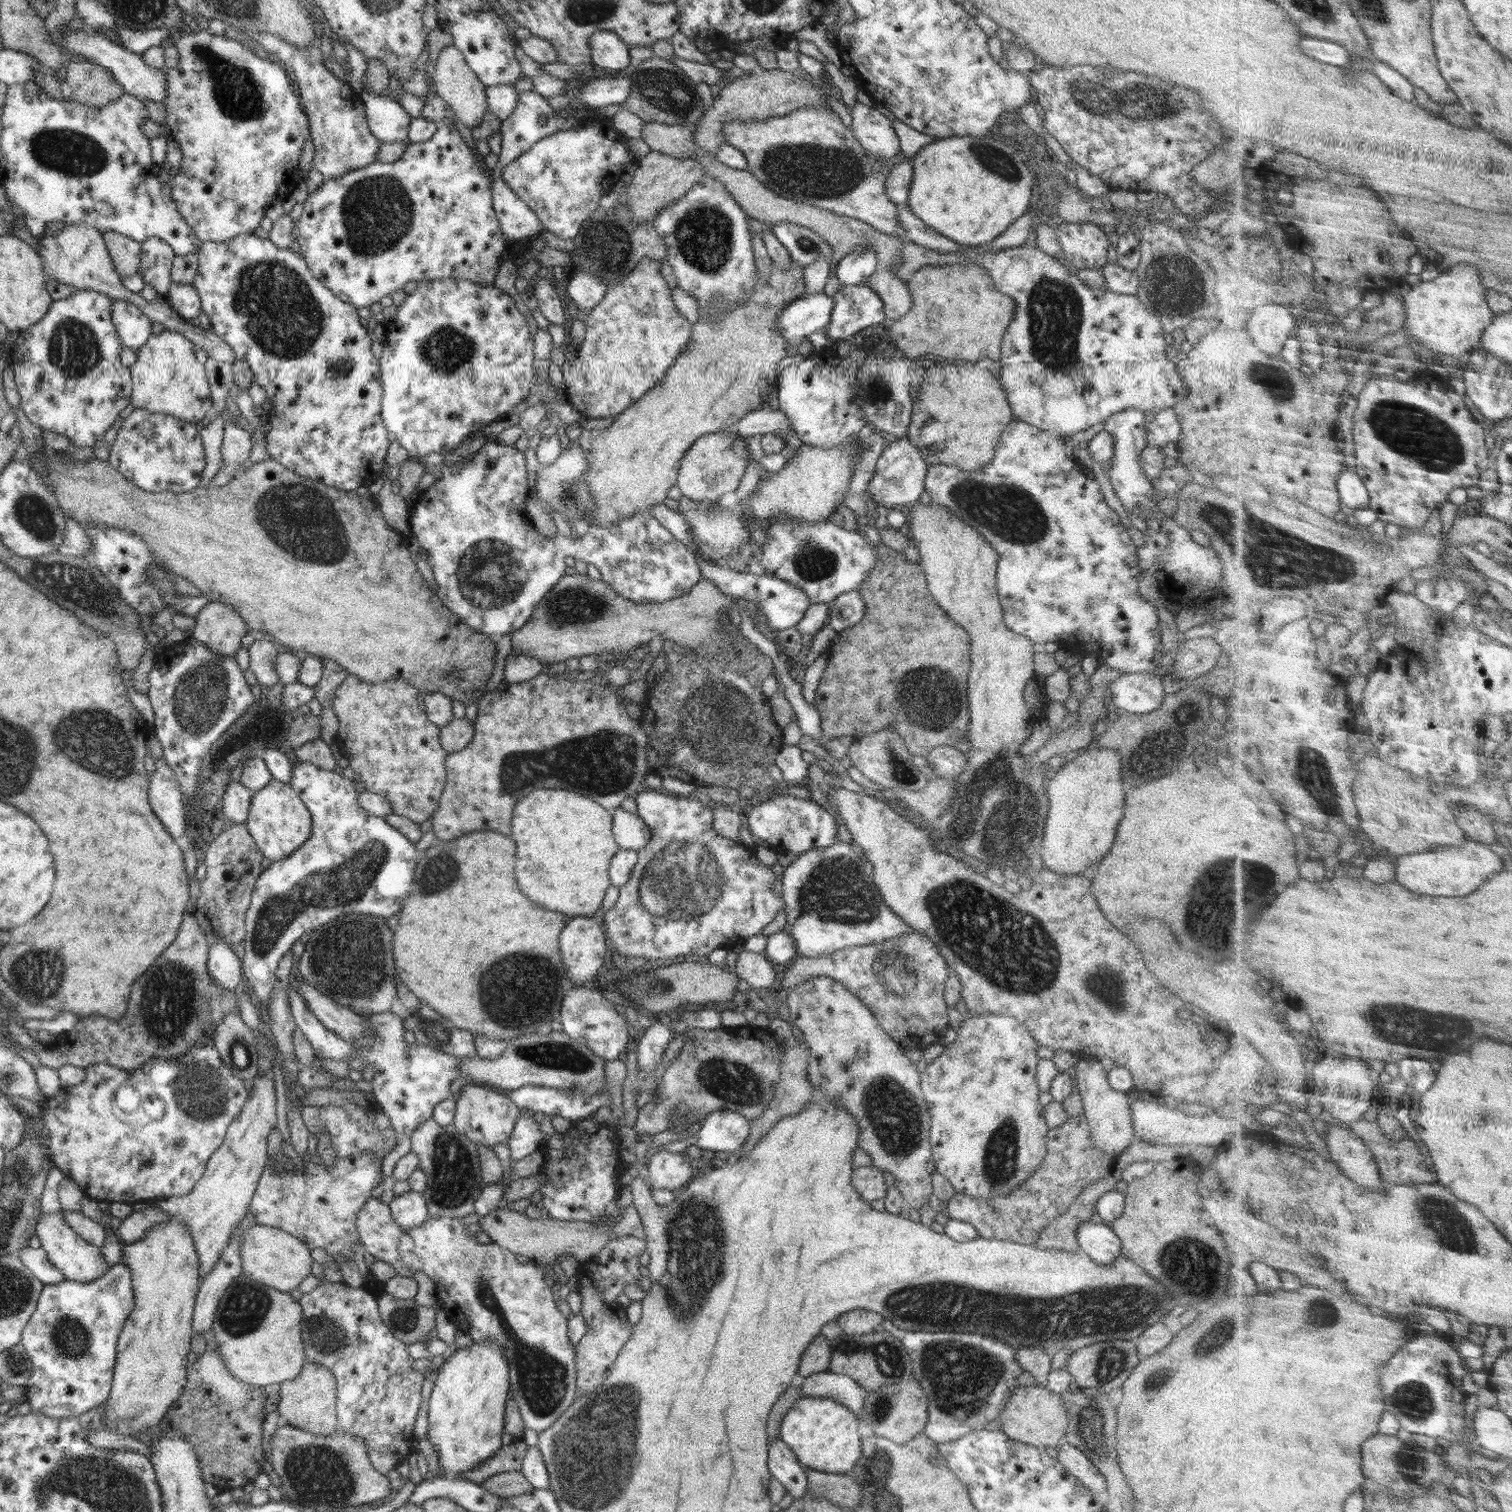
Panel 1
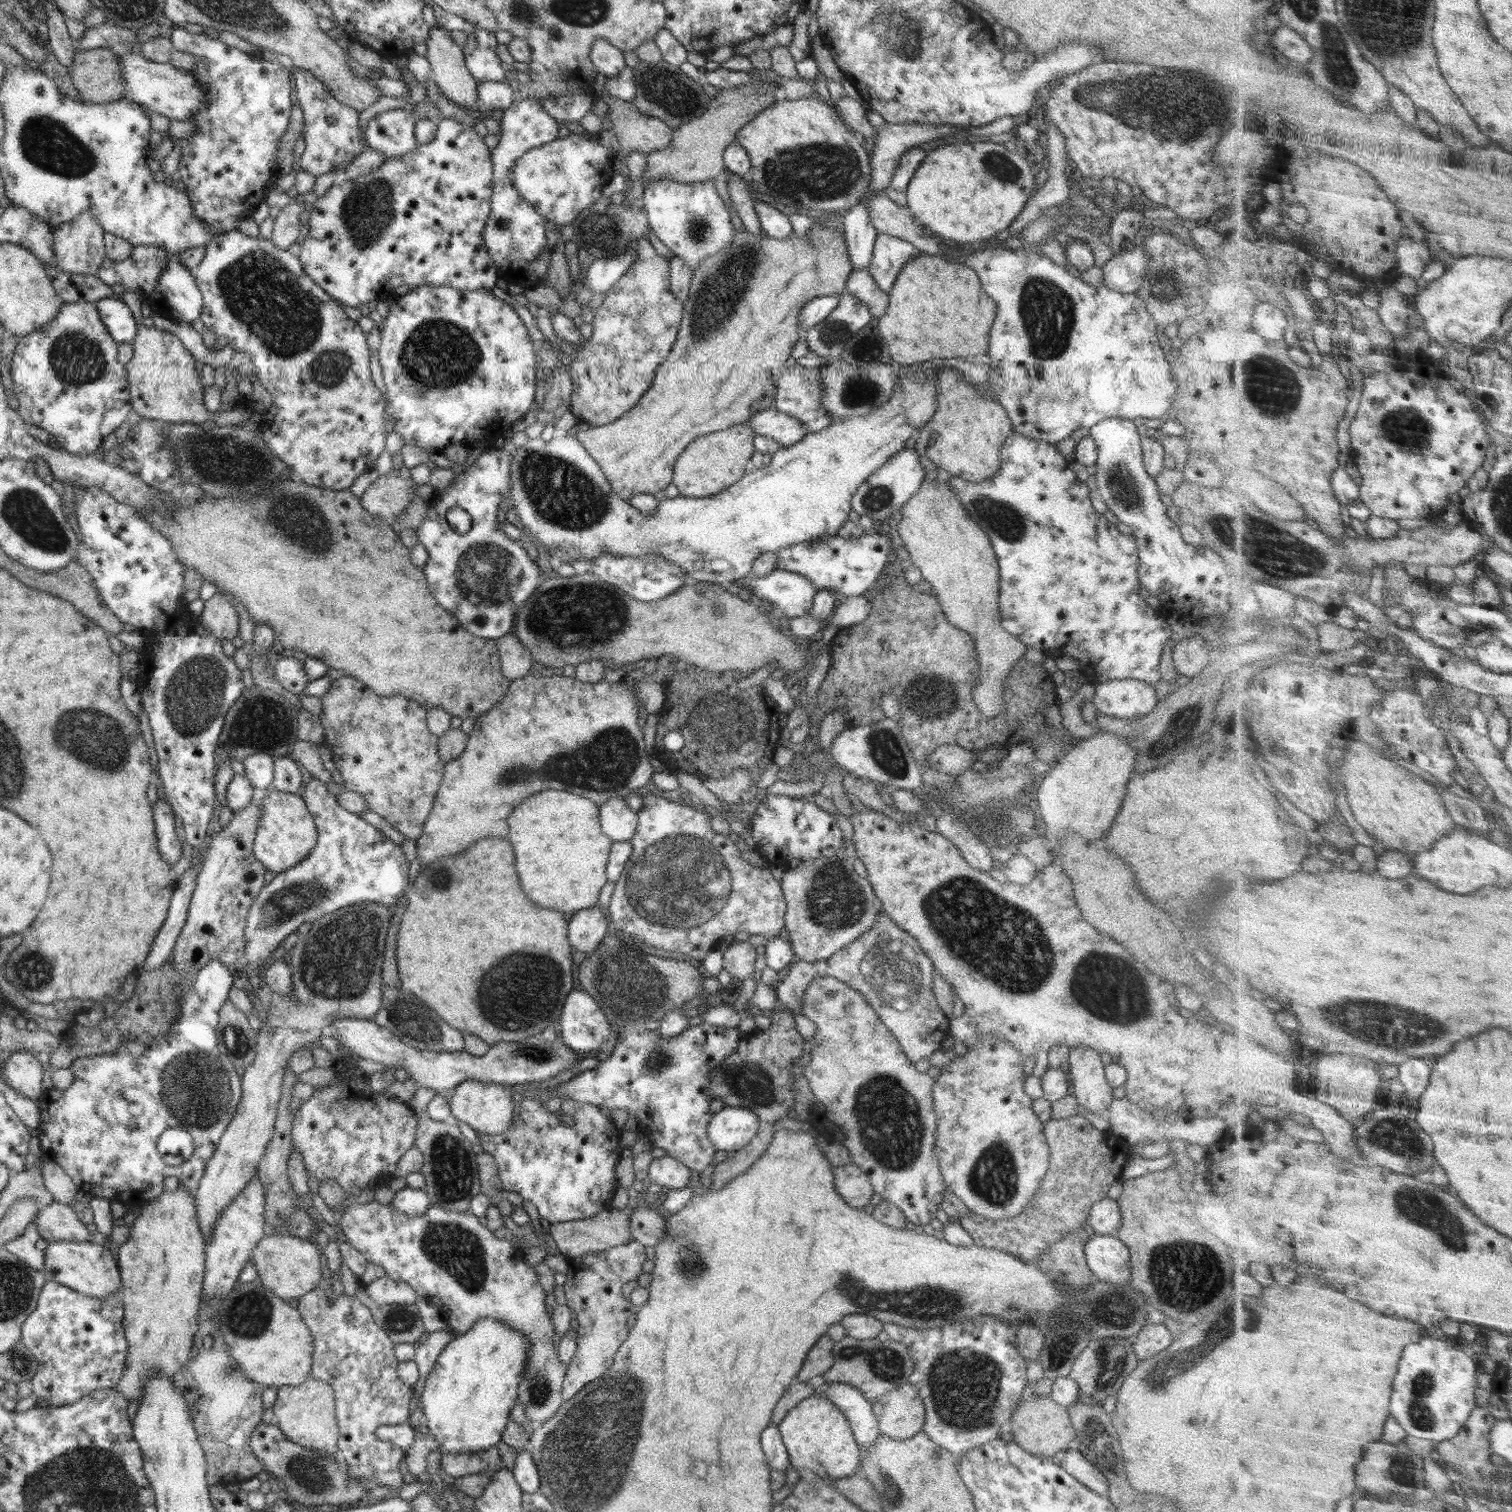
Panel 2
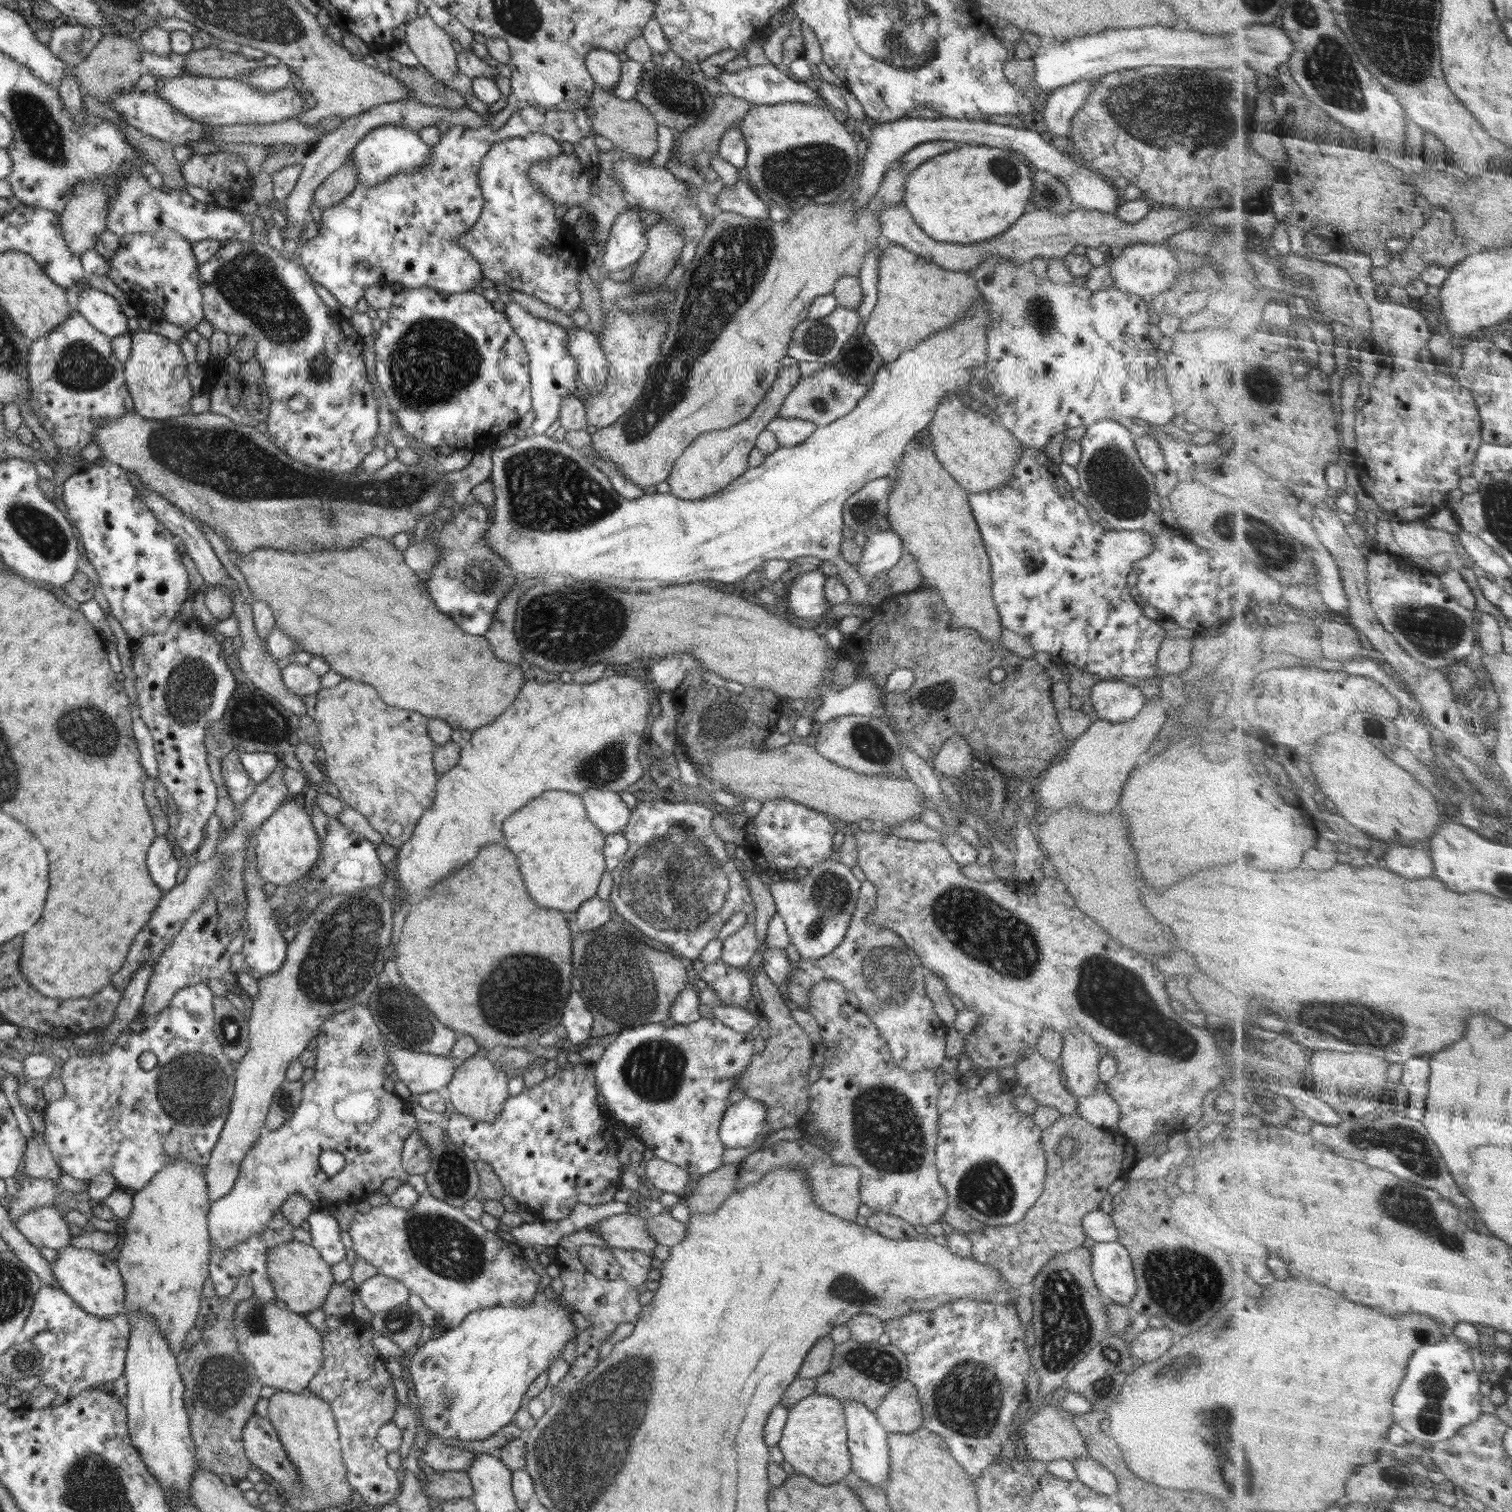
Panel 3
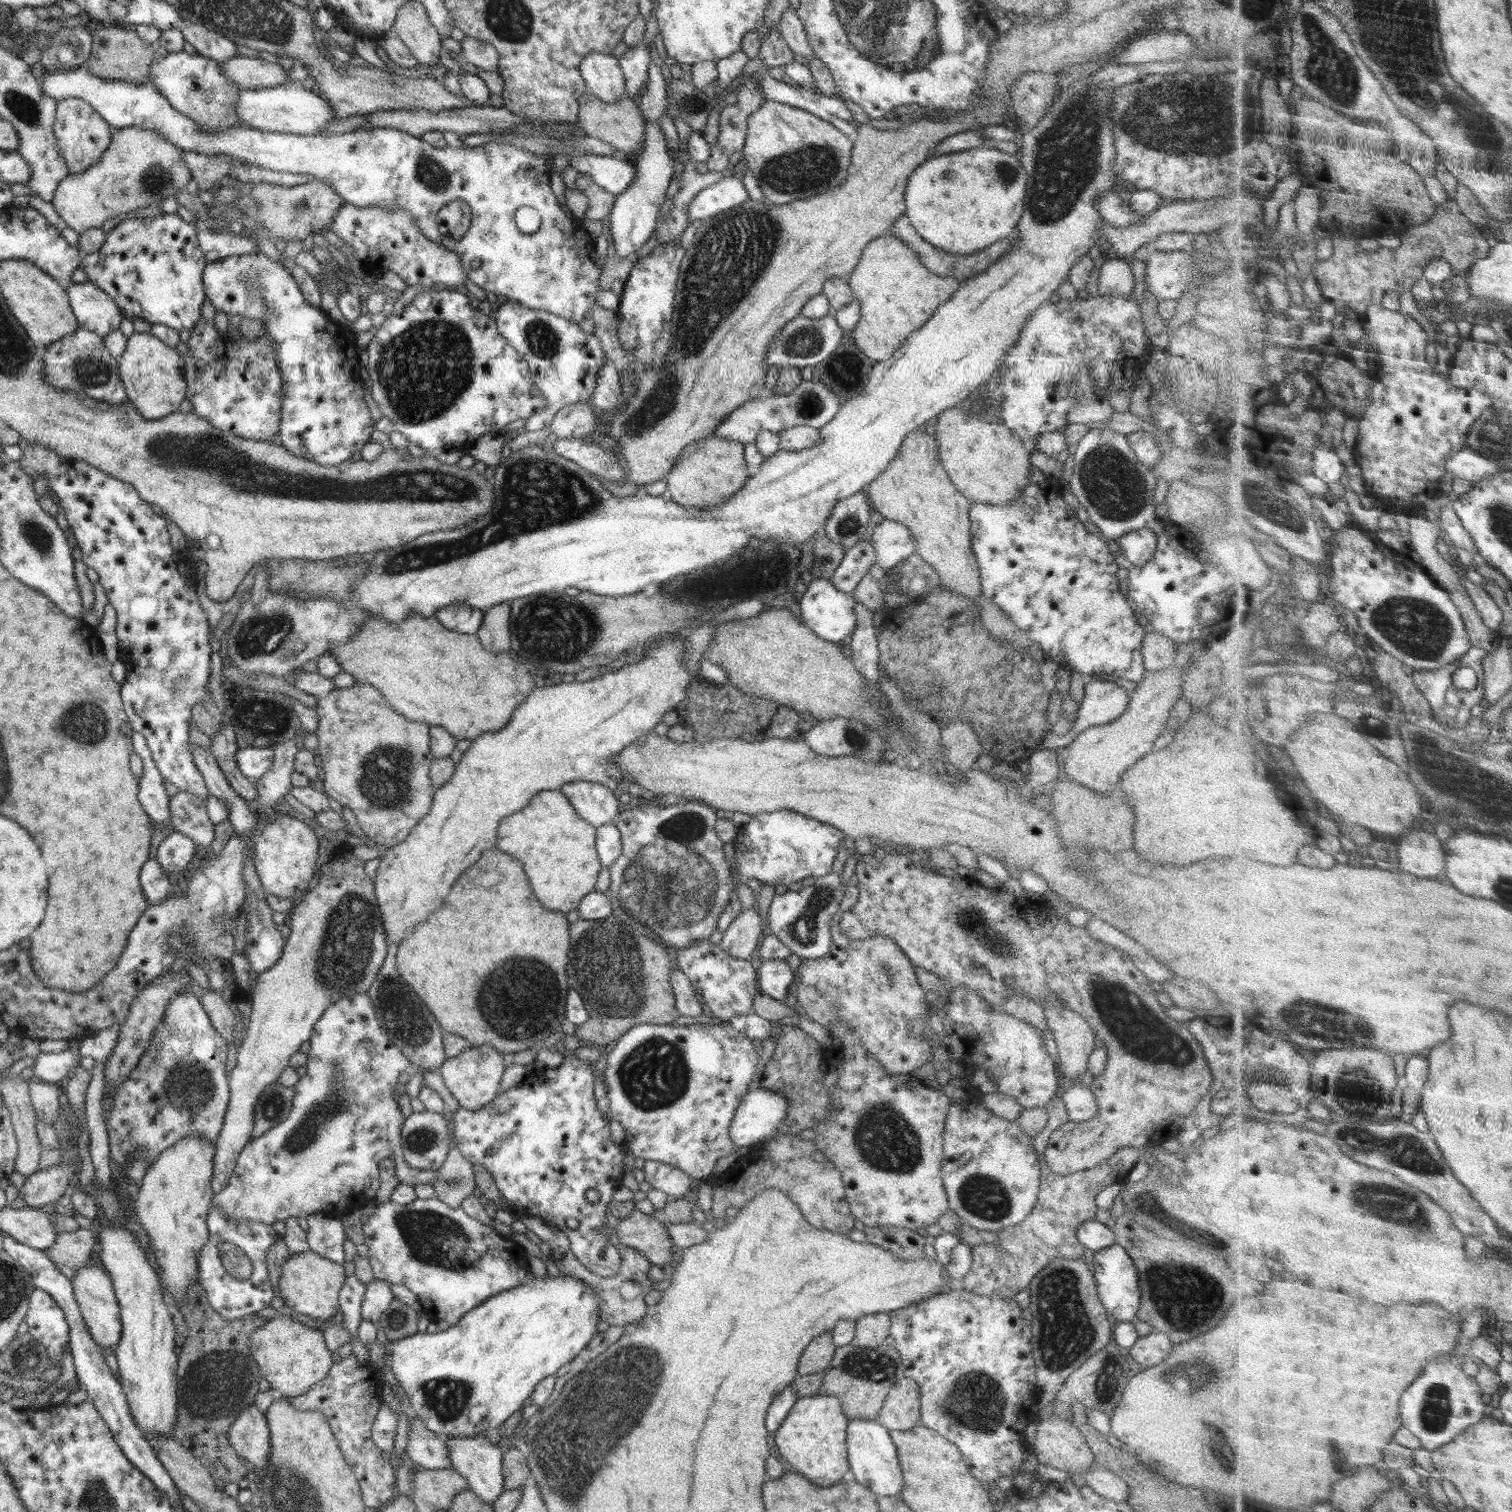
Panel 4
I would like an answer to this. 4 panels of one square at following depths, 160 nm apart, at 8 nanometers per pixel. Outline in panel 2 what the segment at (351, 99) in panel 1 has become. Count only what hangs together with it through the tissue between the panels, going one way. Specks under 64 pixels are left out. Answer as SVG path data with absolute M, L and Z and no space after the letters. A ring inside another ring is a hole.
M309 70L296 74L296 98L303 110L304 127L303 138L305 149L300 161L300 169L318 177L329 172L345 172L346 166L358 156L367 146L367 142L360 131L358 116L360 112L338 102L325 84L318 80Z

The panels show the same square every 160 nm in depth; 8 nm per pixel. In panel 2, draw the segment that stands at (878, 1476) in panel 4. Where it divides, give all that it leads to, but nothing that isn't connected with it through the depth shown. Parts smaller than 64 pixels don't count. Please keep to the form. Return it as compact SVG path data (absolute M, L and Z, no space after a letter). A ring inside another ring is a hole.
M826 1382L822 1389L822 1396L830 1399L845 1414L862 1452L867 1446L875 1444L880 1435L878 1419L864 1394L848 1383Z

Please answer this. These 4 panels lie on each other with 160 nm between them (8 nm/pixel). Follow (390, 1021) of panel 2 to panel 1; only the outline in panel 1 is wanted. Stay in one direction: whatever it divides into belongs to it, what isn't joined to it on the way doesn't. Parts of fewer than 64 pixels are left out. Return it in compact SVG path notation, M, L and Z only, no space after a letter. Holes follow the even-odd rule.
M420 1003L415 1013L400 1016L405 1030L412 1030L416 1043L441 1050L458 1057L477 1054L474 1035L454 1026L427 1004Z

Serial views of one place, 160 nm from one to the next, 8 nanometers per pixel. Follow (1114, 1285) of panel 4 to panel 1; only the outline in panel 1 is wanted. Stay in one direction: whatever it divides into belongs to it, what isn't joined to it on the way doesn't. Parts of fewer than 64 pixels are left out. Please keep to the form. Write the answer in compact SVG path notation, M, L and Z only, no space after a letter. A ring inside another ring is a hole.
M1081 1222L1076 1231L1080 1249L1100 1266L1110 1266L1121 1256L1121 1240L1109 1225Z

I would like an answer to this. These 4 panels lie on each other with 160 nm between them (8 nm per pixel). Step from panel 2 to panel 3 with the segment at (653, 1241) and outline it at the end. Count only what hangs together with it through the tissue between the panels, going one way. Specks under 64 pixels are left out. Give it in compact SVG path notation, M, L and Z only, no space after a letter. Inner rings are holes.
M669 1211L651 1216L644 1215L647 1231L657 1244L672 1247L686 1238L687 1224L674 1219Z

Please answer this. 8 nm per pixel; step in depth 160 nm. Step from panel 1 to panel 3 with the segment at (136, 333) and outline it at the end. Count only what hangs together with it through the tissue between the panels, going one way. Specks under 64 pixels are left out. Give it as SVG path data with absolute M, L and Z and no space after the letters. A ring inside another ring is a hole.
M82 290L78 294L77 311L98 332L105 334L108 338L131 333L128 328L129 318L122 312L118 302L106 292L92 290Z

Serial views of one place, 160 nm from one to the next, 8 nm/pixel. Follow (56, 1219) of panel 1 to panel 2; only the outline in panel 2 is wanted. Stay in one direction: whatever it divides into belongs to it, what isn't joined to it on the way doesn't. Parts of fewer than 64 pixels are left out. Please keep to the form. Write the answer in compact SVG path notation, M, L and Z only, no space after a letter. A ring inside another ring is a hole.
M46 1240L48 1247L45 1250L45 1280L54 1280L84 1294L94 1298L106 1298L109 1294L116 1294L121 1290L121 1274L117 1266L115 1250L109 1246L100 1244L98 1240L84 1242L70 1242L68 1240Z

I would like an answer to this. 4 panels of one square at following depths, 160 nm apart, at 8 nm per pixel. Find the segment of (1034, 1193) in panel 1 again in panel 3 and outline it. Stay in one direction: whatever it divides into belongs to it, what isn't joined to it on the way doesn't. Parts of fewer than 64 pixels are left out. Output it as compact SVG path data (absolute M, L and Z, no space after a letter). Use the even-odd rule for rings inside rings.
M1061 1115L1042 1132L1042 1147L1046 1154L1047 1173L1042 1195L1024 1215L1020 1223L1008 1226L988 1226L966 1235L971 1240L971 1258L980 1264L993 1266L1009 1288L1018 1289L1033 1282L1041 1268L1052 1257L1076 1251L1085 1240L1081 1226L1085 1214L1100 1207L1108 1188L1134 1166L1137 1150L1127 1138L1106 1128L1092 1125L1079 1115ZM1064 1138L1076 1139L1076 1151L1064 1159L1056 1150Z

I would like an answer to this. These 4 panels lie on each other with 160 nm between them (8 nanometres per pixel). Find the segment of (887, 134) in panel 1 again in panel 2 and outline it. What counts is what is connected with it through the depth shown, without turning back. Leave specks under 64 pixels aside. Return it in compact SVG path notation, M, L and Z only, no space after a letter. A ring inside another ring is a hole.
M846 95L831 103L837 109L837 113L845 124L862 140L869 142L873 138L877 129L870 125L870 122L866 119L868 108L863 102L858 102Z

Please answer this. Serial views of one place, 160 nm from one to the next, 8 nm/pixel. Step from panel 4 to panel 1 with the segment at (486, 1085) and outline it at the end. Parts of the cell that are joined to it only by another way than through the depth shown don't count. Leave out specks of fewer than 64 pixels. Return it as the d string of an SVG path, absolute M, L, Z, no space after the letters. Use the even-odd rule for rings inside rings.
M466 1085L462 1087L455 1105L453 1126L456 1130L477 1146L483 1145L490 1148L497 1144L508 1144L516 1121L522 1115L521 1108L514 1104L510 1097L487 1086Z

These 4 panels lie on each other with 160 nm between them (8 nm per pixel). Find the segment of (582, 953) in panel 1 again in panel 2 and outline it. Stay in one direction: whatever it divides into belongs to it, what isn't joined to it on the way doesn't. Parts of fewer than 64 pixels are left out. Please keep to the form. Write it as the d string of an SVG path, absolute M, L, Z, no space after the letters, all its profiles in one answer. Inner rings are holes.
M598 905L579 910L568 923L569 943L578 952L592 952L607 935L610 927L608 918Z

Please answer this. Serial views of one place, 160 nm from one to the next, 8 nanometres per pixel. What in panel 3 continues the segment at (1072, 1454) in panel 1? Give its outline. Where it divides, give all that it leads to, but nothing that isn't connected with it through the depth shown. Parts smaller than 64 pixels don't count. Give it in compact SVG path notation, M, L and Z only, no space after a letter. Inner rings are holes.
M1084 1456L1074 1460L1077 1479L1100 1494L1115 1498L1118 1492L1118 1481L1116 1477L1097 1460Z

